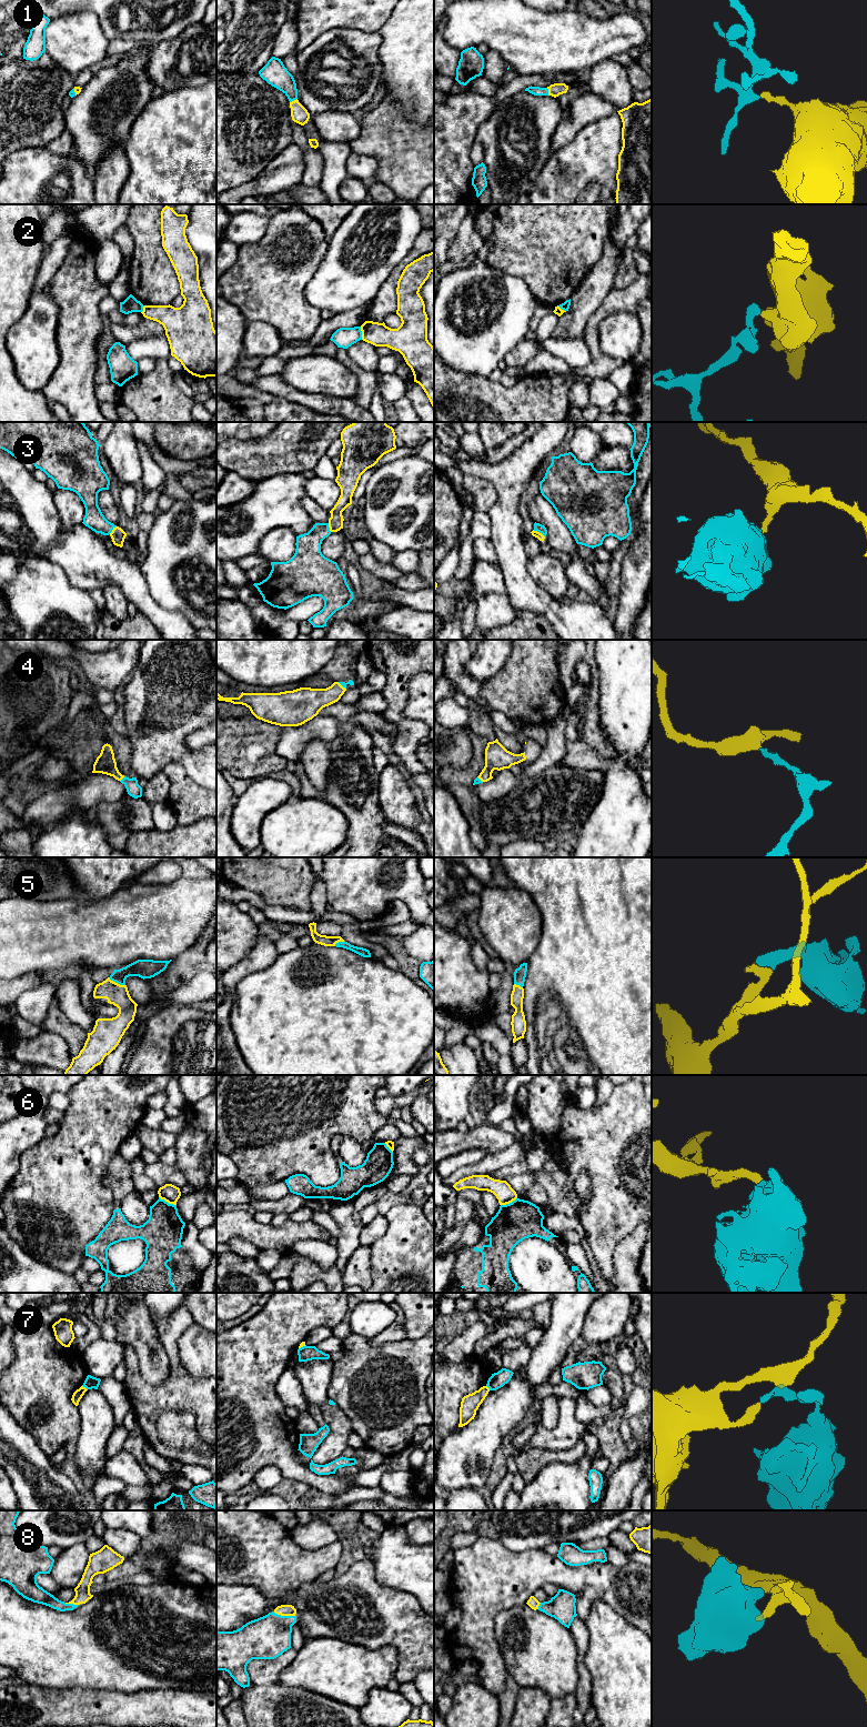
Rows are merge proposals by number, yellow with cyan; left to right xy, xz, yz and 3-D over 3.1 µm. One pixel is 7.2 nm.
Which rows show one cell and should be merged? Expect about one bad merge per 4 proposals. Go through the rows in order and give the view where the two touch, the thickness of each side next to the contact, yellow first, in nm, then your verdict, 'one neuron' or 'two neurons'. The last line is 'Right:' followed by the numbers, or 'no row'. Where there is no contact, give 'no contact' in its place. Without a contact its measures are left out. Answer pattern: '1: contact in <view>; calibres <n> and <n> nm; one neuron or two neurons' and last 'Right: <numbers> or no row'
1: contact in xz; calibres 120 and 170 nm; one neuron
2: contact in xz; calibres 170 and 140 nm; two neurons
3: contact in yz; calibres 50 and 60 nm; one neuron
4: contact in xy; calibres 150 and 100 nm; one neuron
5: contact in xy; calibres 150 and 140 nm; one neuron
6: contact in xy; calibres 130 and 280 nm; two neurons
7: contact in xy; calibres 70 and 90 nm; two neurons
8: contact in xz; calibres 80 and 320 nm; one neuron
Right: 1, 3, 4, 5, 8

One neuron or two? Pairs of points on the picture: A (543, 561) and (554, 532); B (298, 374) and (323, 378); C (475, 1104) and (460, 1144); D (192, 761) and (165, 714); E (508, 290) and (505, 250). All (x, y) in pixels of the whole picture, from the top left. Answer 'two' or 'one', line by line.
A: two
B: one
C: two
D: one
E: two

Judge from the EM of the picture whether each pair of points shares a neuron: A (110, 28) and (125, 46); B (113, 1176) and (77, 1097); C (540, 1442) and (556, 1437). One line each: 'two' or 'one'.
A: two
B: two
C: one

